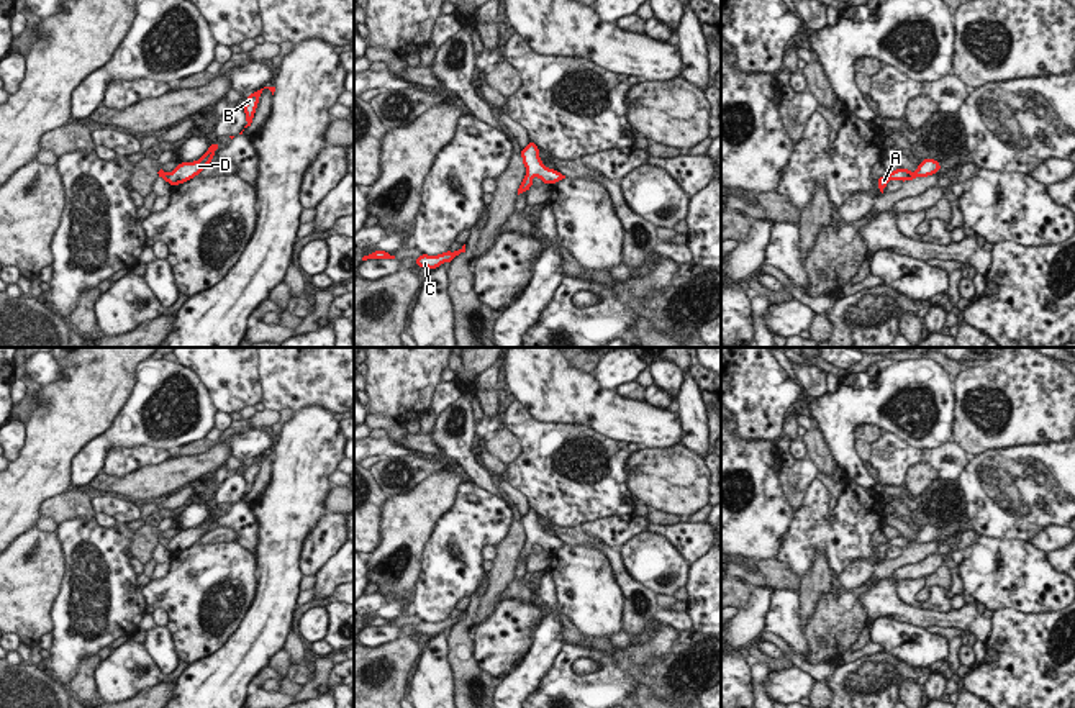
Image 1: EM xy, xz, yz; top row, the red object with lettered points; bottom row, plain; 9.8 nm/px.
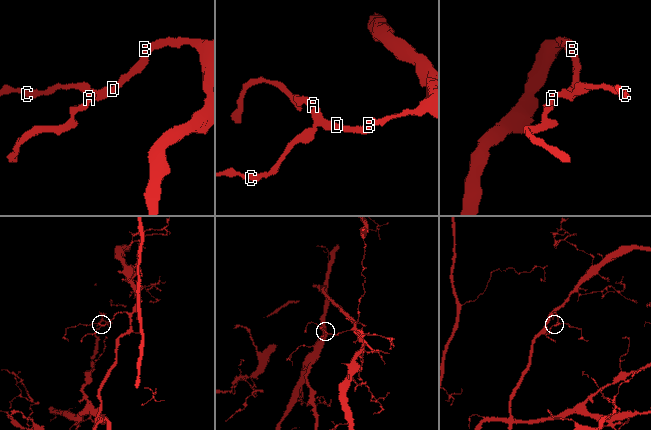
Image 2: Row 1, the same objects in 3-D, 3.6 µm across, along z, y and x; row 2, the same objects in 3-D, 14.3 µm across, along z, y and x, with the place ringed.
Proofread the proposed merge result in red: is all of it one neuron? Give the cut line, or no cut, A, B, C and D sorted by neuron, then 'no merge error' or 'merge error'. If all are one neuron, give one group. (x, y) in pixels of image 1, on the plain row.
no cut | A B C D | no merge error

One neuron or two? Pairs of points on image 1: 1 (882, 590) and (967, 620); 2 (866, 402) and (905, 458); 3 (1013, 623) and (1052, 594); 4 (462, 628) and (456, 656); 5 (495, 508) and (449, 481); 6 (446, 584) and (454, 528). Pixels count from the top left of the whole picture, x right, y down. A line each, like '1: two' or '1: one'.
1: one
2: two
3: two
4: one
5: two
6: one

